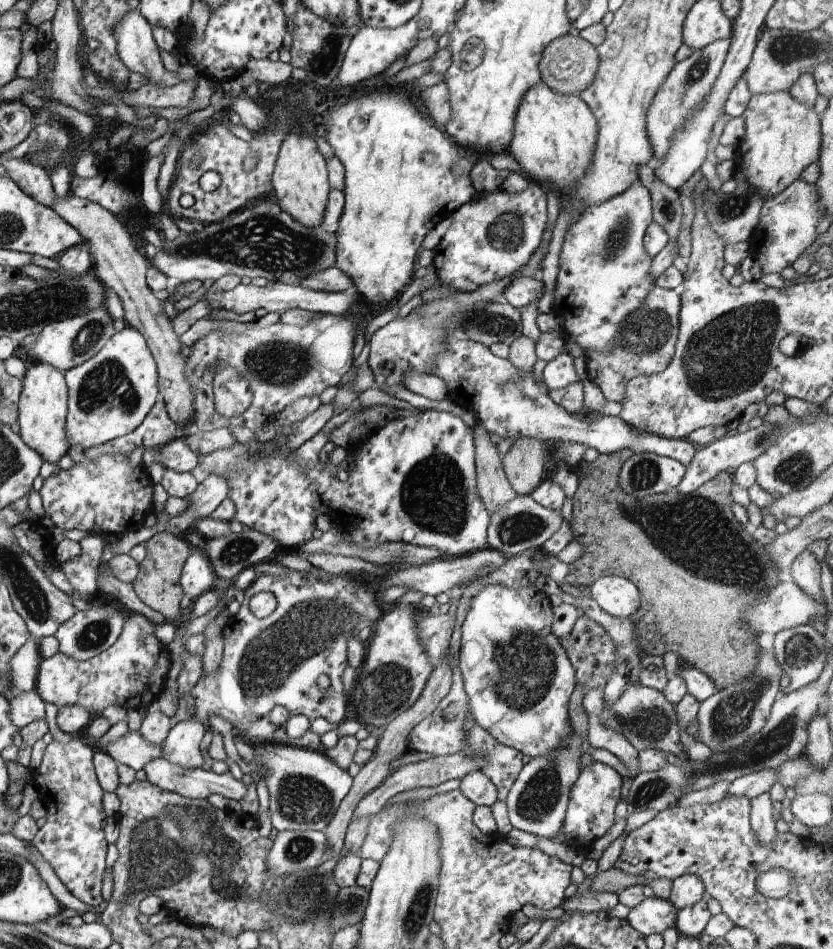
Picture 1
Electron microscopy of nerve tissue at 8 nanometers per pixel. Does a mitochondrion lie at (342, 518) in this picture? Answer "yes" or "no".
no

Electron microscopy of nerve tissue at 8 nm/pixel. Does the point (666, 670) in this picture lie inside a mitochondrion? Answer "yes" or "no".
no

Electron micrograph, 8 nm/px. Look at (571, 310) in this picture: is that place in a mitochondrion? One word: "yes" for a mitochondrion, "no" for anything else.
no

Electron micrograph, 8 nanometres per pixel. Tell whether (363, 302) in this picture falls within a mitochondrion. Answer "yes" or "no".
no

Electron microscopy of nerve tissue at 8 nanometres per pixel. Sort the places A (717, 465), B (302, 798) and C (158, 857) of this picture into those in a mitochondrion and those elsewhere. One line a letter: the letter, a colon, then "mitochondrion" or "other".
A: other
B: mitochondrion
C: mitochondrion

